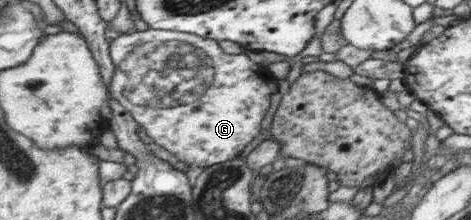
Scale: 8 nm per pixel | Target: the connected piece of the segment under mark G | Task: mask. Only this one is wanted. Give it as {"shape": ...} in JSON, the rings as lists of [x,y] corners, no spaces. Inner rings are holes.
{"shape":[[[147,29],[145,31],[133,30],[115,38],[110,43],[109,52],[115,68],[108,89],[111,95],[125,107],[125,110],[130,112],[133,120],[137,122],[139,129],[142,130],[142,136],[145,140],[155,142],[155,148],[164,156],[169,157],[171,160],[186,162],[194,169],[201,166],[208,168],[216,164],[227,163],[228,160],[240,157],[249,148],[249,143],[260,134],[261,122],[263,122],[263,118],[265,118],[265,114],[269,110],[271,94],[278,92],[277,78],[265,65],[251,61],[247,57],[246,52],[227,54],[221,50],[217,42],[211,42],[209,38],[201,38],[201,36],[191,33],[177,31],[163,32],[155,29]]]}

